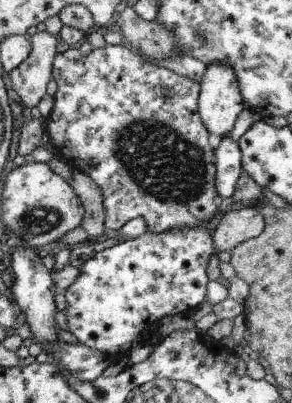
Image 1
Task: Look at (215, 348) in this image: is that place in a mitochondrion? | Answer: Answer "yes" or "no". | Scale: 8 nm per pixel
no

